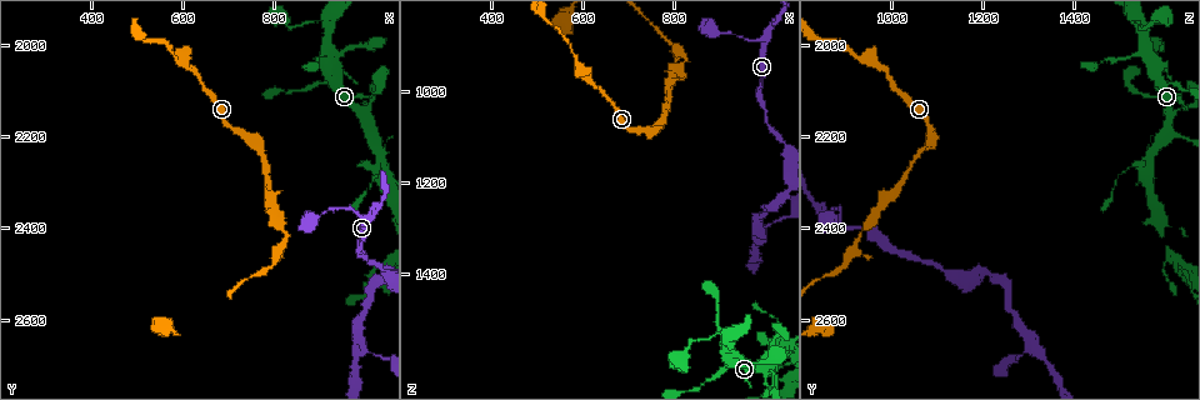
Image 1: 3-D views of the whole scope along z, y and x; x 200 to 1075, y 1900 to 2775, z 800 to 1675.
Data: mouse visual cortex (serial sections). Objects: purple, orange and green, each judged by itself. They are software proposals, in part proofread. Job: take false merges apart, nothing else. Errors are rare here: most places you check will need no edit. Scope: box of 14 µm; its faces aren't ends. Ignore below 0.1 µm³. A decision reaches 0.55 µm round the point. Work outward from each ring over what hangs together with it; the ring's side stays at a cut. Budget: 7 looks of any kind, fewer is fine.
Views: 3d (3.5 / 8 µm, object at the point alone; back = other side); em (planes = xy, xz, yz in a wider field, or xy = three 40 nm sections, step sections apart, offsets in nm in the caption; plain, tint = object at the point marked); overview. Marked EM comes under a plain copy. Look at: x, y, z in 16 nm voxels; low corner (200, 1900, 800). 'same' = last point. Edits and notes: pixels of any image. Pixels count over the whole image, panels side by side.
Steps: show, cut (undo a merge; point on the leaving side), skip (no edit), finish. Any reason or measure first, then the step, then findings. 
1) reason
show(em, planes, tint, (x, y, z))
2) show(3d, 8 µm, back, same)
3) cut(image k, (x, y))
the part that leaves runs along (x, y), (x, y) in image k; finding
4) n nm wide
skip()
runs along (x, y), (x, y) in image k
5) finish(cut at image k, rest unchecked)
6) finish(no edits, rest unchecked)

sharp bend
show(3d, 3.5 µm, (995, 2380, 890))

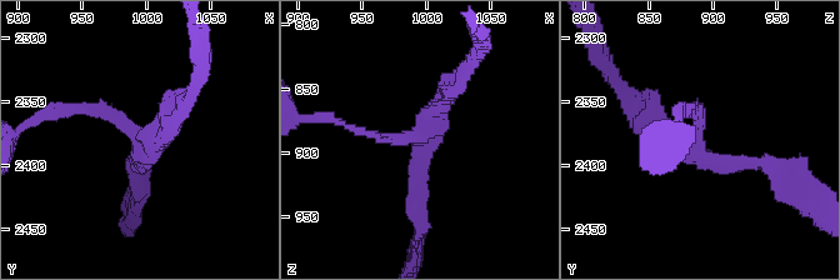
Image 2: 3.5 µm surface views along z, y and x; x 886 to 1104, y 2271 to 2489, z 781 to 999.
show(em, planes, tint, (994, 2382, 886))

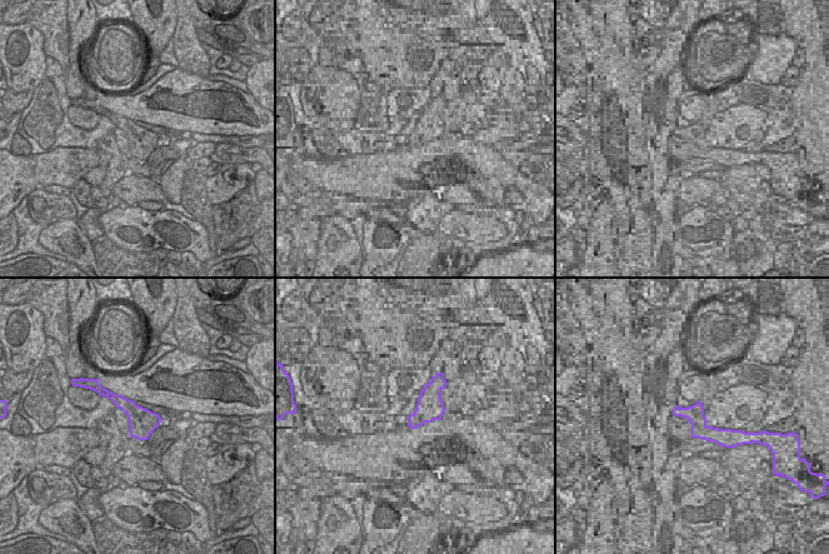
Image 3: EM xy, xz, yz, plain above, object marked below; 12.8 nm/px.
show(em, xy, step 3, tint, same)

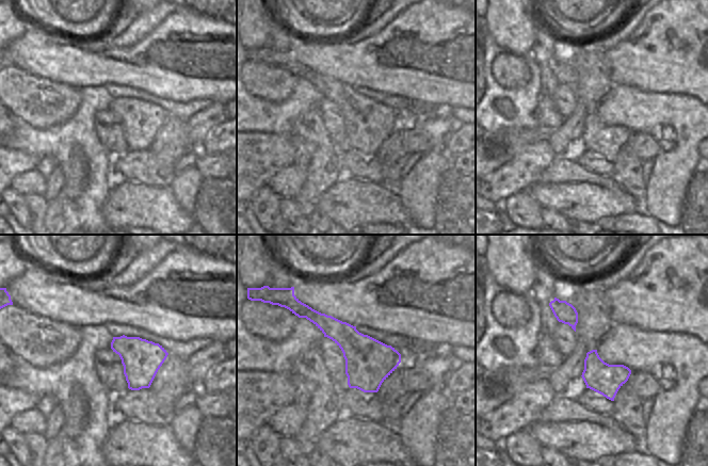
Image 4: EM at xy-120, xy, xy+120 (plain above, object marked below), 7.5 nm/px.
skip()
all the same cell

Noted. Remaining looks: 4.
show(3d, 3.5 µm, (580, 2015, 915))

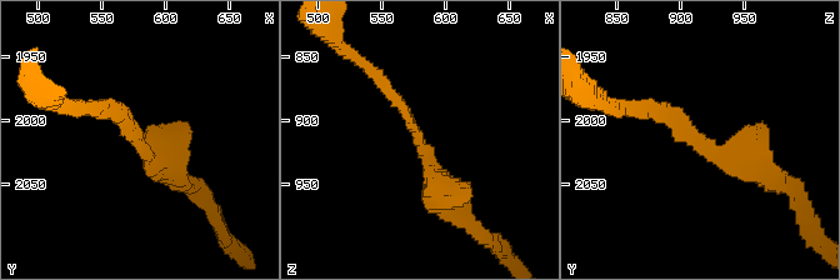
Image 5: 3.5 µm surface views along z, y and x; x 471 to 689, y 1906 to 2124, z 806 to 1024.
skip()
runs along (771, 183), (650, 109) in image 5; all the same cell

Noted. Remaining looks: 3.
two arms in line, one across
show(3d, 3.5 µm, (990, 2655, 1310))

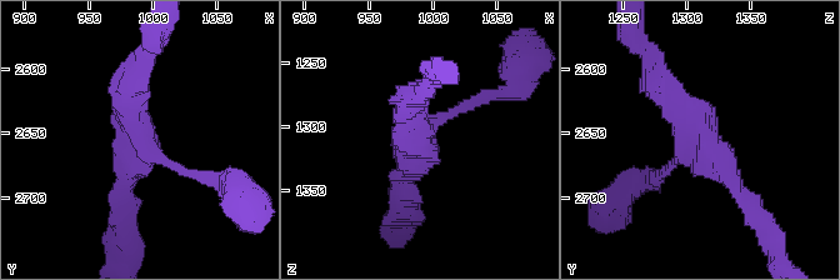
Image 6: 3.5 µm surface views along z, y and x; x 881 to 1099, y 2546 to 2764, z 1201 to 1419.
3 arms; arms of 150, 250, 350 nm
show(em, xy, step 2, tint, (992, 2652, 1310))

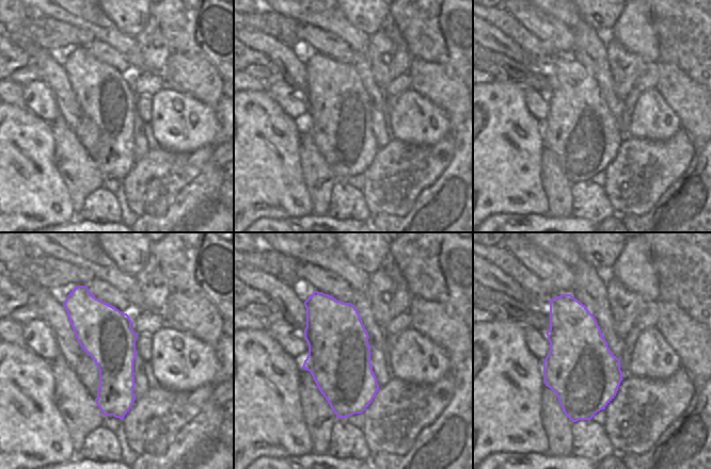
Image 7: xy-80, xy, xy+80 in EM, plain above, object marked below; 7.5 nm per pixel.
skip()
runs along (653, 70), (663, 93), (749, 200) in image 6; one cell here

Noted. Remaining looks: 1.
finish(no edits, rest unchecked)

